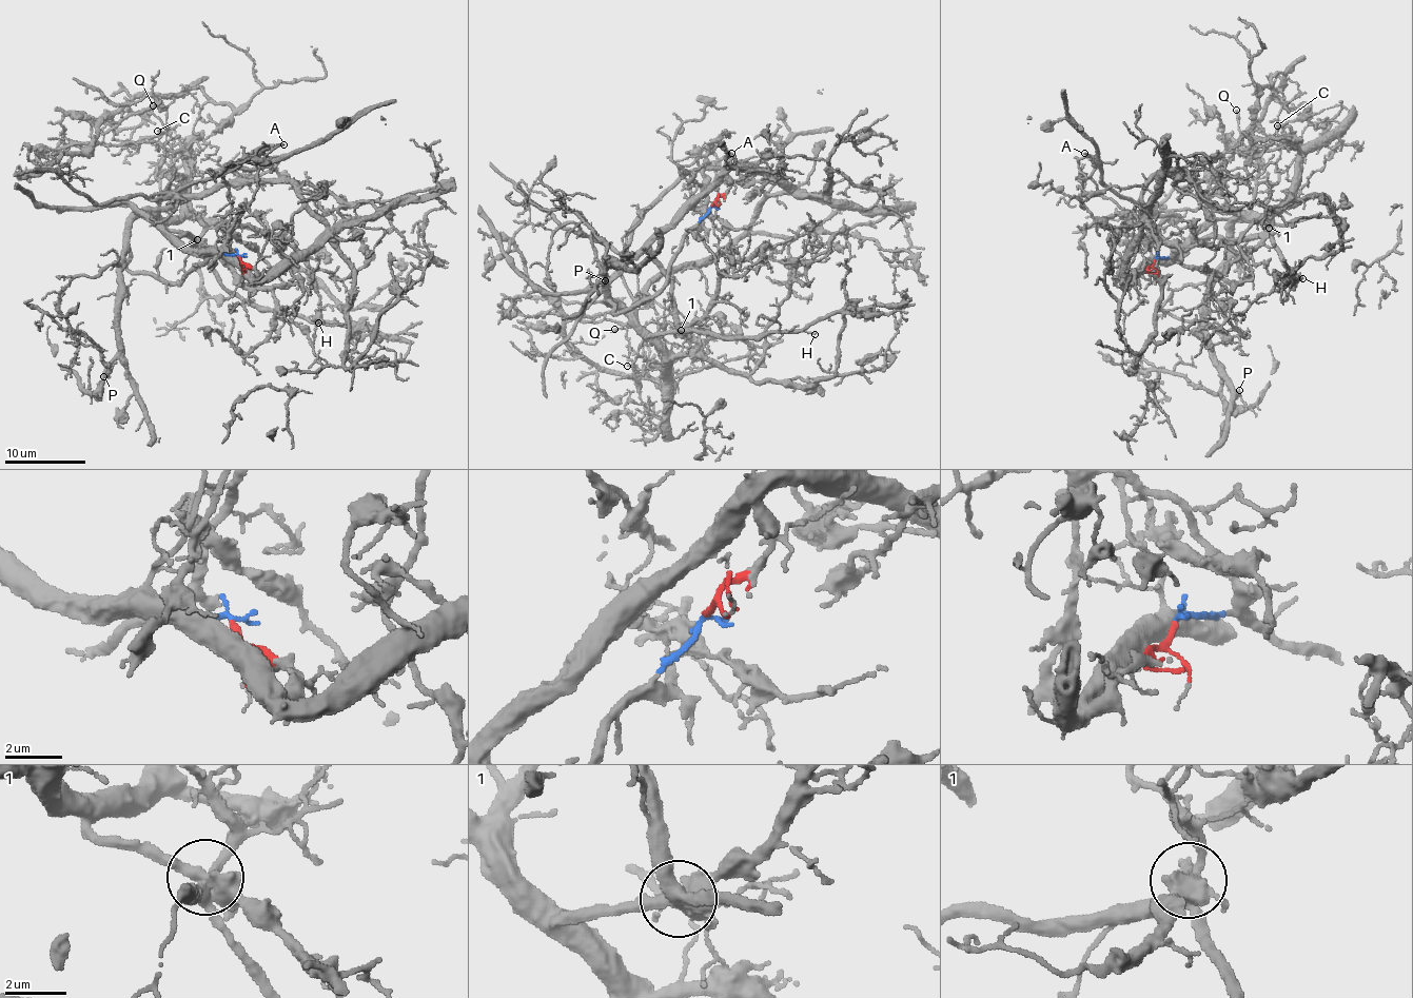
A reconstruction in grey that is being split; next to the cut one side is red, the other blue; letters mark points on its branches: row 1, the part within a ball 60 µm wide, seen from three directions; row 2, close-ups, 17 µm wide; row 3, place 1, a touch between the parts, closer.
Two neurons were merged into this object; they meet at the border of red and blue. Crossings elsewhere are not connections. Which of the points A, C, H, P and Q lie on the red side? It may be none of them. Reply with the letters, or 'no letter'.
H, Q

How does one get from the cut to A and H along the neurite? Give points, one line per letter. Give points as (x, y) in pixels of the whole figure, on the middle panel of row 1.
A: (712, 207), (699, 221), (700, 227), (711, 144), (708, 153), (705, 149), (719, 159), (732, 153)
H: (712, 207), (717, 190), (699, 195), (651, 243), (652, 260), (670, 281), (673, 319), (723, 337), (815, 334)

